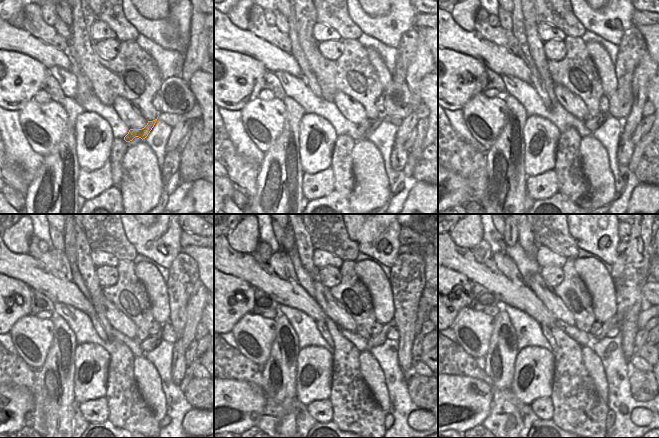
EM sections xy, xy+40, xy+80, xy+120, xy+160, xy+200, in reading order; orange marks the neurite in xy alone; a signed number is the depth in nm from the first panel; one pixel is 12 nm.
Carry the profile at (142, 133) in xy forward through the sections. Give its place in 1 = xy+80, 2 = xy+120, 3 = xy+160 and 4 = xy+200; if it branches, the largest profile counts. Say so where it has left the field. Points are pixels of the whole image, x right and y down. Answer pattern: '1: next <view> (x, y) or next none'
1: next xy+80 (592, 123)
2: next xy+120 (151, 342)
3: next xy+160 (375, 340)
4: next xy+200 (617, 320)

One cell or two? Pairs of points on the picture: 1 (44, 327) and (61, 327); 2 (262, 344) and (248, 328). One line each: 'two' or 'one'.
1: two
2: one

